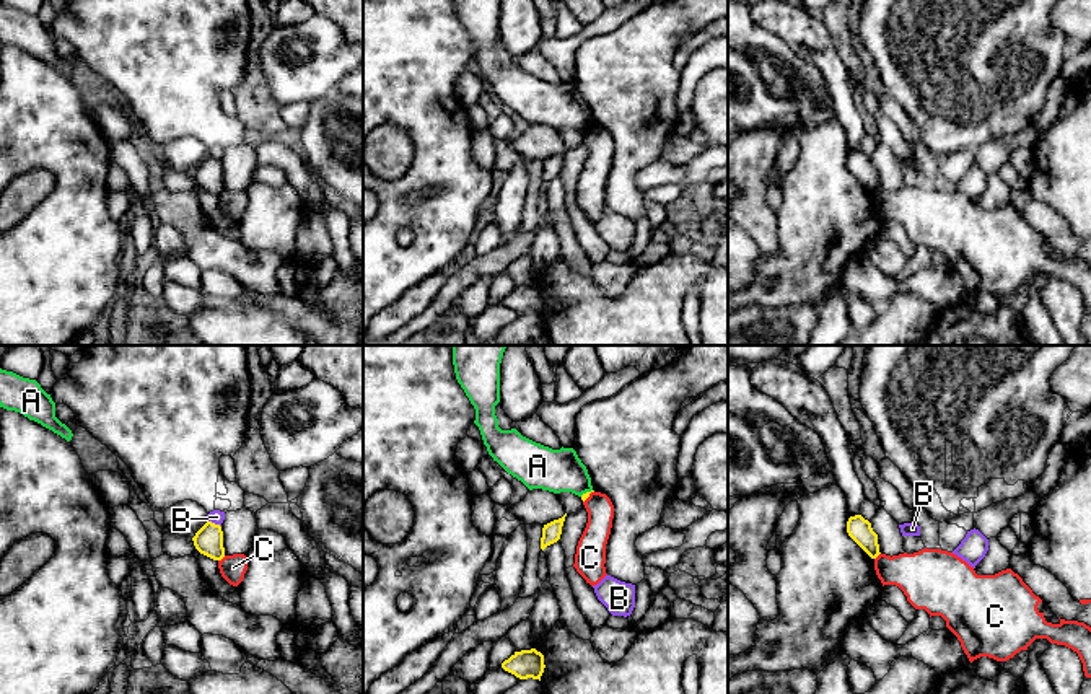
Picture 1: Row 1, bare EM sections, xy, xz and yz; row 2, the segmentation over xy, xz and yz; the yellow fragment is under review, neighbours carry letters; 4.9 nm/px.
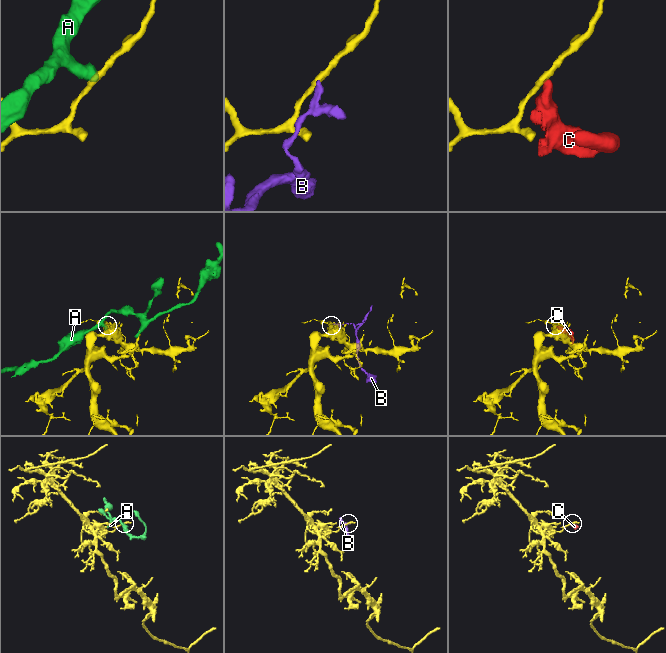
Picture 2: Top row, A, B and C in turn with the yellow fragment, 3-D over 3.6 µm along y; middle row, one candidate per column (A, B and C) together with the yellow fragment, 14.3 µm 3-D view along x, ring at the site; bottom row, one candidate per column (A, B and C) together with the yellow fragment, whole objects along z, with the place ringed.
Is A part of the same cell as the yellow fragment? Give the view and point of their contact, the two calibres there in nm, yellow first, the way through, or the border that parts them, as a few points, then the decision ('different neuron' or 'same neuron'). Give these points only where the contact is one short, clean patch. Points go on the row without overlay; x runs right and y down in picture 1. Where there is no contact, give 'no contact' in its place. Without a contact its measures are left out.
xz (587, 127) | 30/220 nm | along xz (591, 124), (580, 131) | different neuron

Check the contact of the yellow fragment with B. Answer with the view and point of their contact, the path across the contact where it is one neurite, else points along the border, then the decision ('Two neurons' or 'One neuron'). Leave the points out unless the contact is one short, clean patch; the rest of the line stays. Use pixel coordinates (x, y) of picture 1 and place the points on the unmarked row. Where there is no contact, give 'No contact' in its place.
Touches yellow at xy (214, 158). Boundary: xy (209, 155), (220, 162). Two neurons

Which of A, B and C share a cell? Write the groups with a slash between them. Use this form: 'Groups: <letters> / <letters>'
Groups: A / B / C

